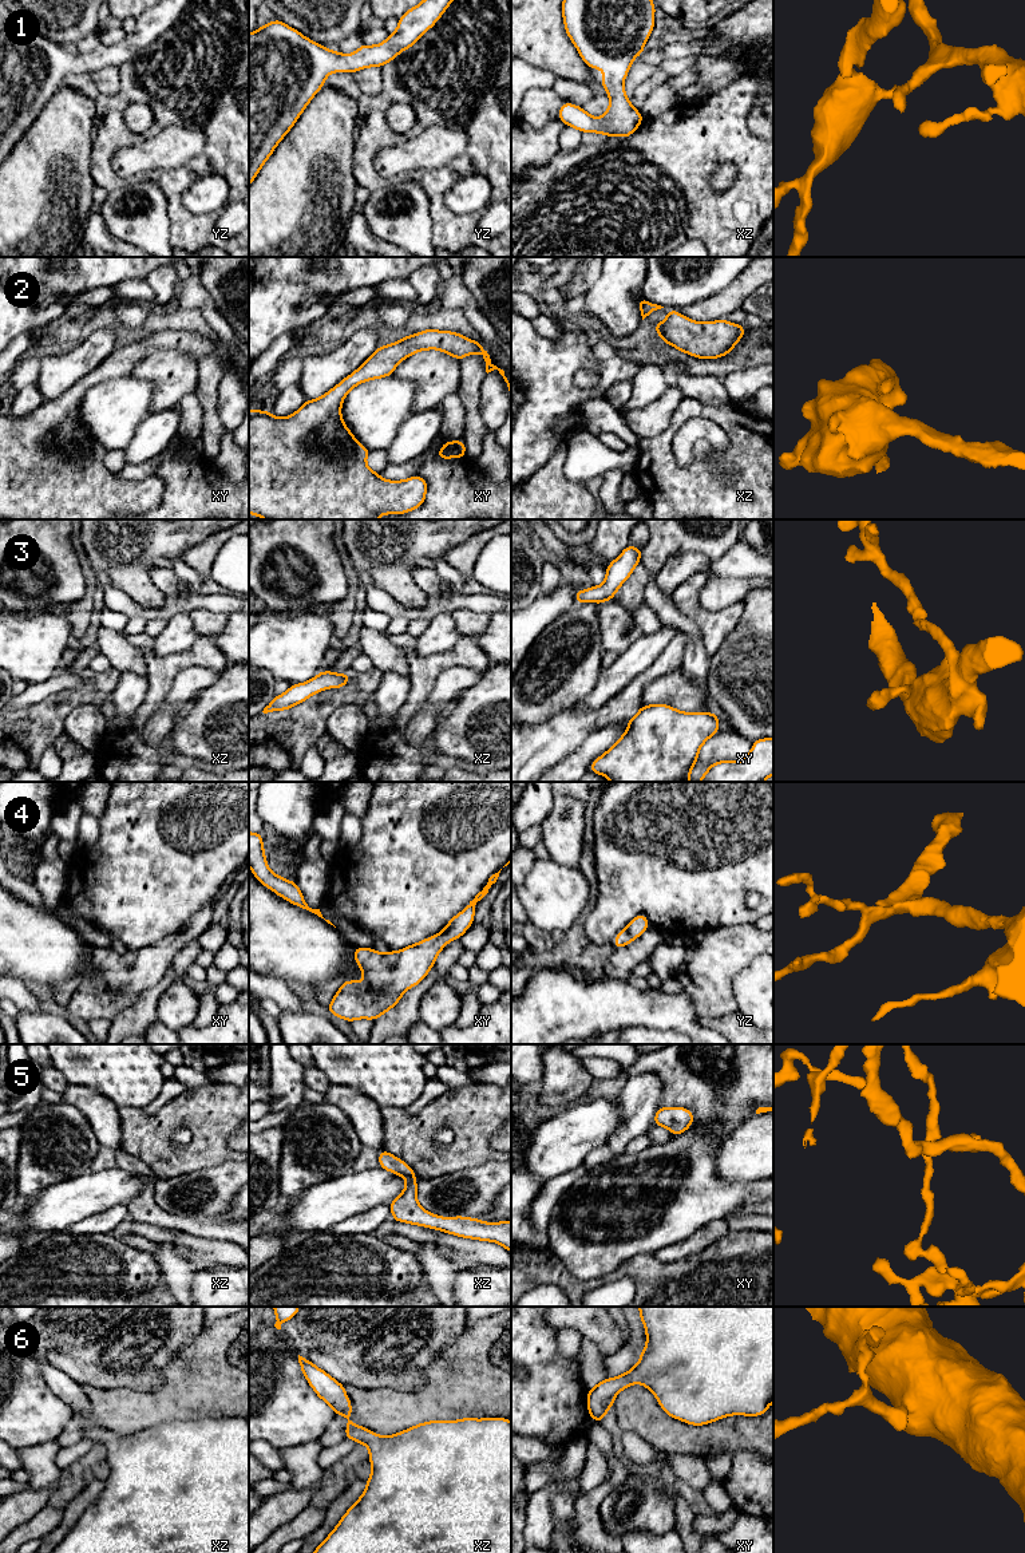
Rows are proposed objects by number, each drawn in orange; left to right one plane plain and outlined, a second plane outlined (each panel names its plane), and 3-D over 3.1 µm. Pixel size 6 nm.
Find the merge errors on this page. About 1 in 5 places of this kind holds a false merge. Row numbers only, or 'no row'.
no row

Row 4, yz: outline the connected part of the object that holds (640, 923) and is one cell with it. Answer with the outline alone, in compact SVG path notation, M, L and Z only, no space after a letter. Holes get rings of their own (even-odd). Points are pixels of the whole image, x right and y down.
M637 914L630 921L630 924L616 936L613 947L624 948L629 945L634 938L638 938L648 929L649 925L649 920L645 914Z

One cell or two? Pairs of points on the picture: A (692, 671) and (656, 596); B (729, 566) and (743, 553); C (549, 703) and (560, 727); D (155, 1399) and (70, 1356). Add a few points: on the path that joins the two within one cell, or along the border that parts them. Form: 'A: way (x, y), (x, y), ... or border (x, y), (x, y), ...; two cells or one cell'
A: way (693, 652), (693, 636), (672, 615); one cell
B: way (732, 564), (740, 556); one cell
C: border (569, 708), (555, 712), (542, 722), (525, 724); two cells
D: border (162, 1372), (162, 1382), (151, 1390), (103, 1390); two cells

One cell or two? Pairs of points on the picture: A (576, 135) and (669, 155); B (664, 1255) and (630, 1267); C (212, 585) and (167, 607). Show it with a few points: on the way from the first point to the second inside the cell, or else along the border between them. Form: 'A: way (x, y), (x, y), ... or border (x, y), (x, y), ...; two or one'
A: border (581, 143), (572, 149), (560, 149); two
B: border (653, 1255), (663, 1261), (680, 1261), (687, 1257); two
C: border (225, 592), (197, 593); two

